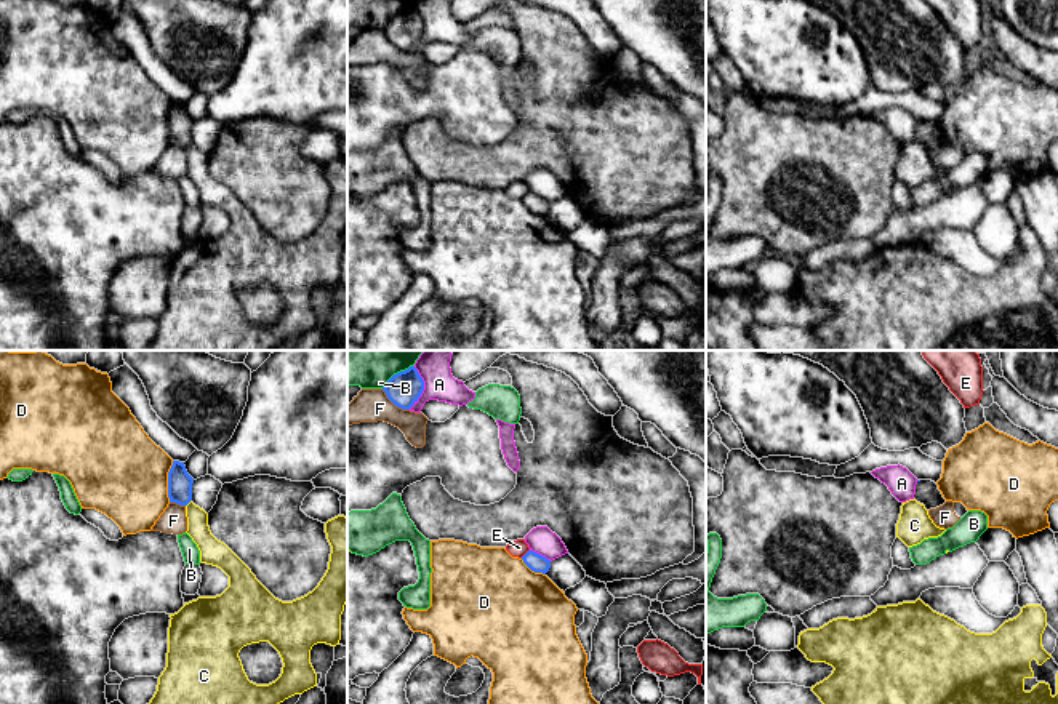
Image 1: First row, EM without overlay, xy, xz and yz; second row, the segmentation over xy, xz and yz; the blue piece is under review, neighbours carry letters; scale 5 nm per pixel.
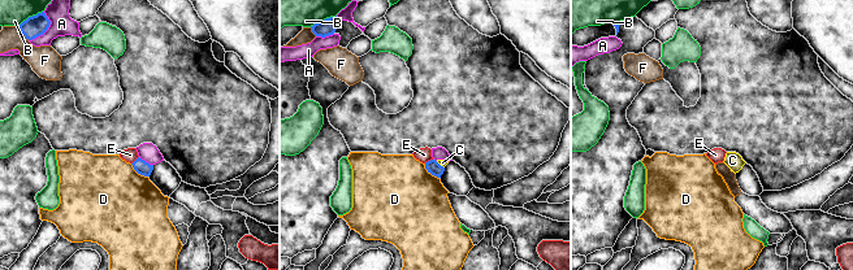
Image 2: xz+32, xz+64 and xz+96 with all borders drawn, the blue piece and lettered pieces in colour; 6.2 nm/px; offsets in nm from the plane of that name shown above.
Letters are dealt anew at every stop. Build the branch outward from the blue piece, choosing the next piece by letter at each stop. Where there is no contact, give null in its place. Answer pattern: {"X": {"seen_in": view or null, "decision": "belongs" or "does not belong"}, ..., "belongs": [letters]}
{"A": {"seen_in": "xz", "decision": "does not belong"}, "B": {"seen_in": "xz", "decision": "does not belong"}, "C": {"seen_in": "xy", "decision": "does not belong"}, "D": {"seen_in": "xy", "decision": "does not belong"}, "E": {"seen_in": "xz", "decision": "does not belong"}, "F": {"seen_in": "xz", "decision": "does not belong"}, "belongs": []}

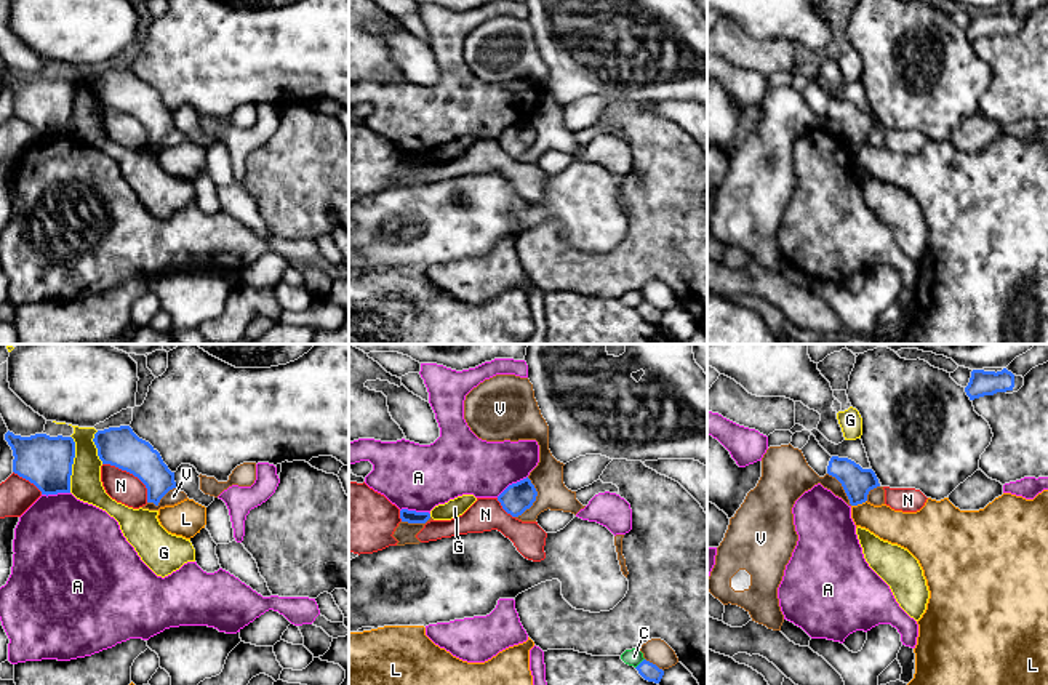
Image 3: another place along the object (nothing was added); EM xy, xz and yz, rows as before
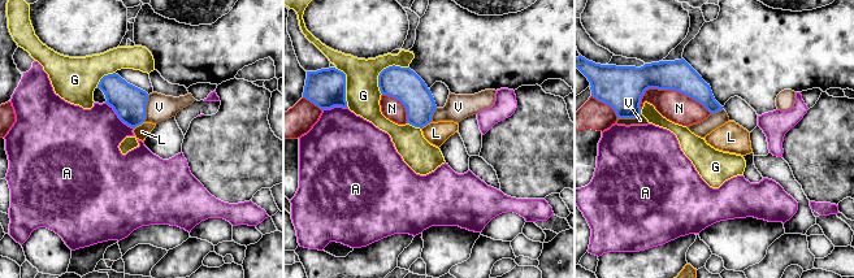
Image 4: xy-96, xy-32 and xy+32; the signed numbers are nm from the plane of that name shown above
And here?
{"A": {"seen_in": "xz", "decision": "does not belong"}, "C": {"seen_in": "xz", "decision": "does not belong"}, "G": {"seen_in": "xy", "decision": "does not belong"}, "L": {"seen_in": "yz", "decision": "does not belong"}, "N": {"seen_in": "xy", "decision": "does not belong"}, "V": {"seen_in": "xz", "decision": "does not belong"}, "belongs": []}

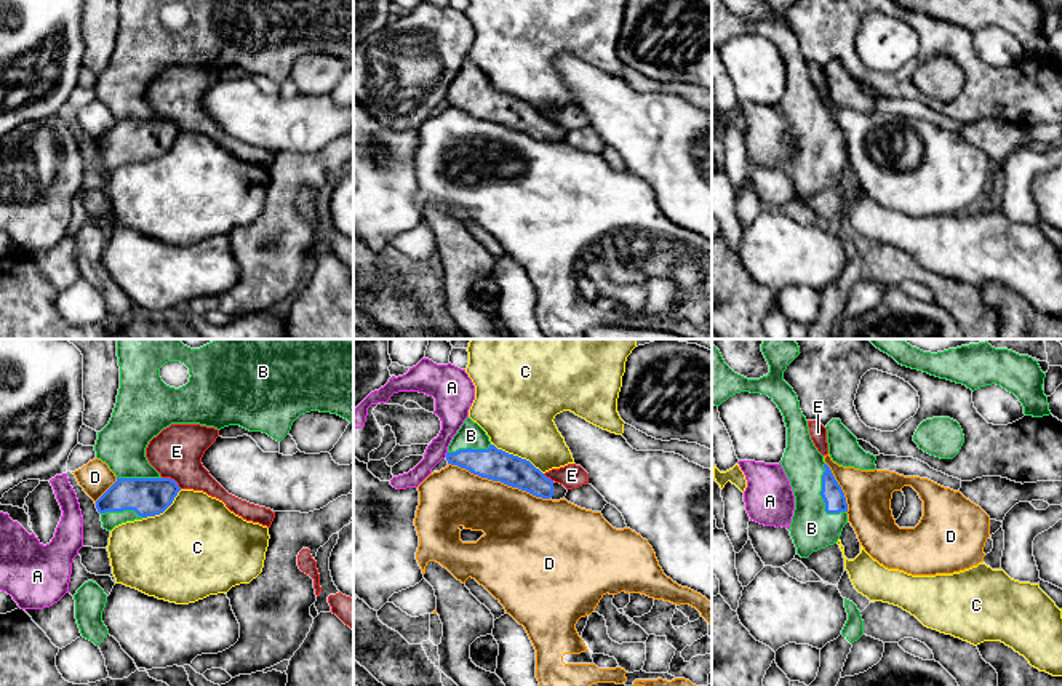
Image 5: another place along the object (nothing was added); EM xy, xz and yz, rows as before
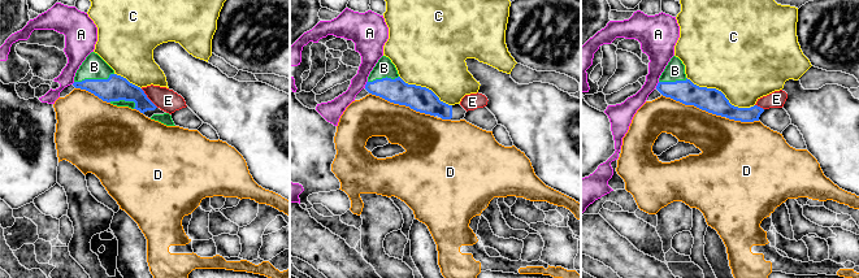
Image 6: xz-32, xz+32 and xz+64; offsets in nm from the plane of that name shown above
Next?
{"A": {"seen_in": "xz", "decision": "does not belong"}, "B": {"seen_in": "yz", "decision": "belongs"}, "C": {"seen_in": "xz", "decision": "does not belong"}, "D": {"seen_in": "xz", "decision": "does not belong"}, "E": {"seen_in": "xy", "decision": "does not belong"}, "belongs": ["B"]}

